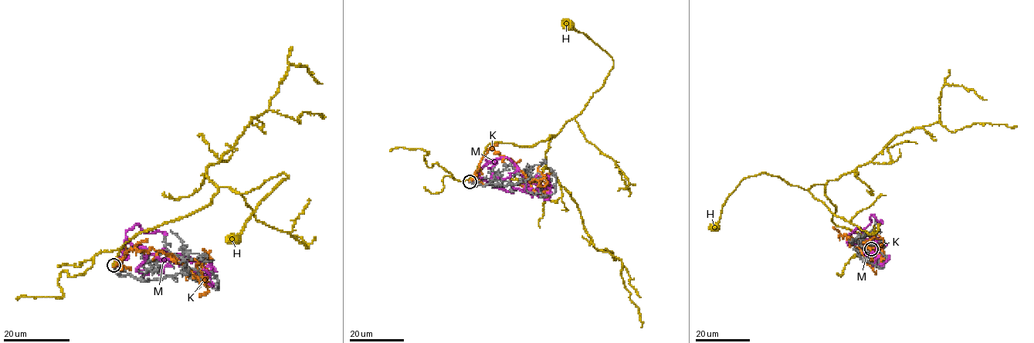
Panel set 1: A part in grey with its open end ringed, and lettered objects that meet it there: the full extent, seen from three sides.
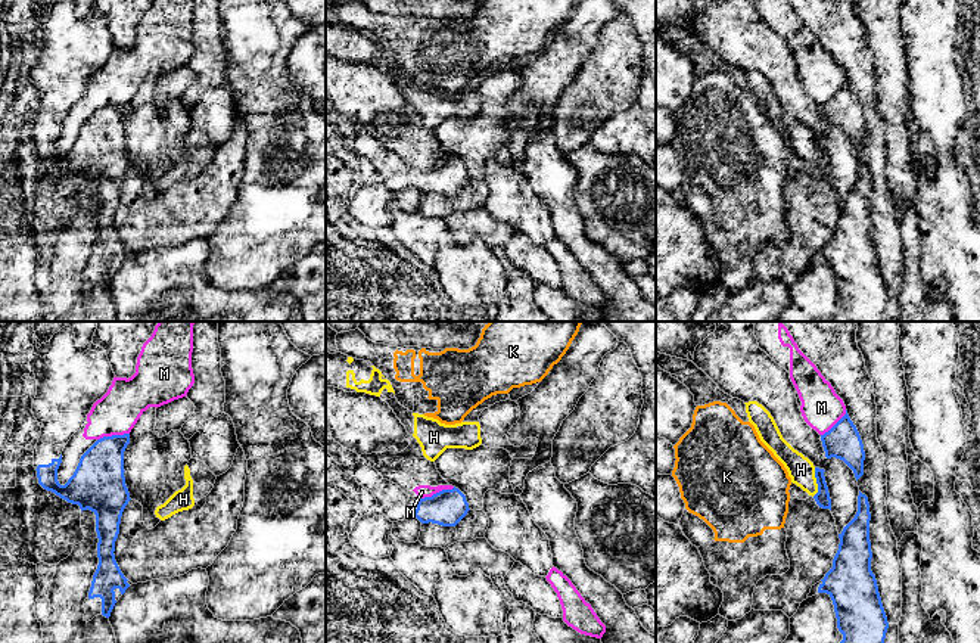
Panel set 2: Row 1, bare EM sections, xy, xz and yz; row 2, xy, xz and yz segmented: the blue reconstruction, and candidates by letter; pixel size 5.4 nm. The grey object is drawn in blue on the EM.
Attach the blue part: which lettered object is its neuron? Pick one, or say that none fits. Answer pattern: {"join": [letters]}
{"join": []}

